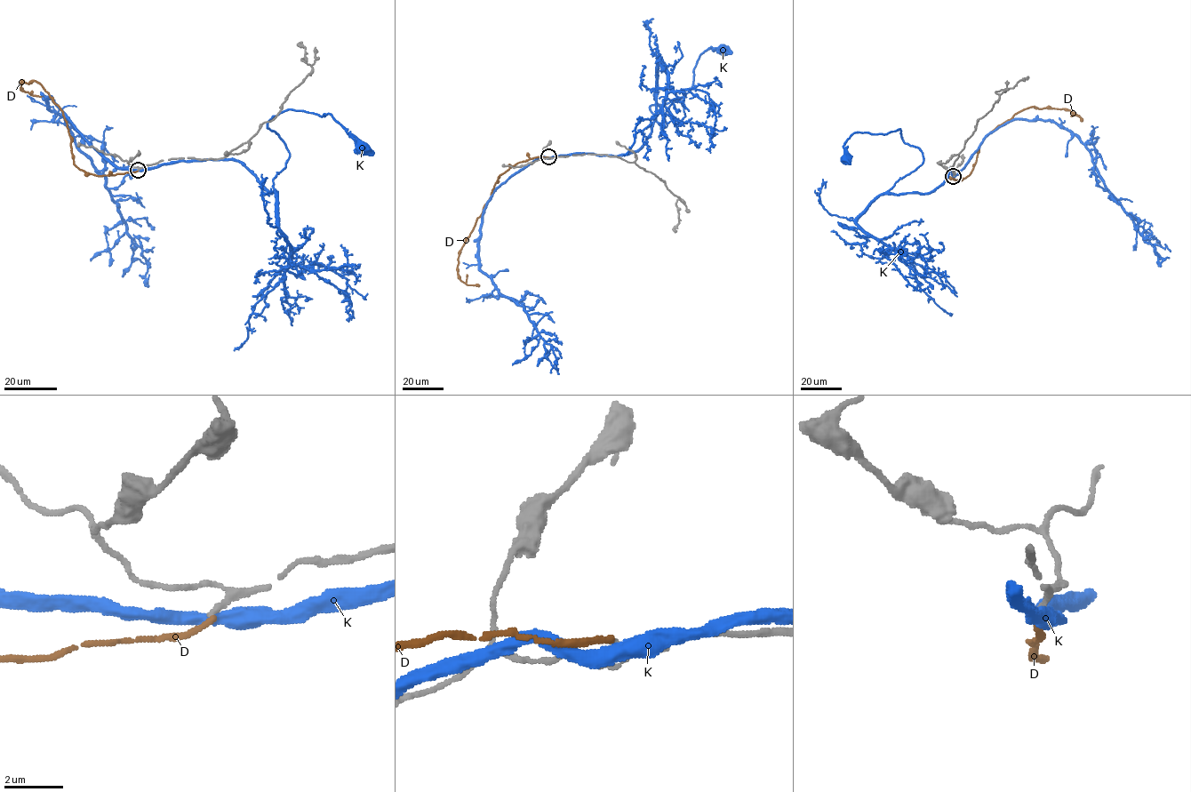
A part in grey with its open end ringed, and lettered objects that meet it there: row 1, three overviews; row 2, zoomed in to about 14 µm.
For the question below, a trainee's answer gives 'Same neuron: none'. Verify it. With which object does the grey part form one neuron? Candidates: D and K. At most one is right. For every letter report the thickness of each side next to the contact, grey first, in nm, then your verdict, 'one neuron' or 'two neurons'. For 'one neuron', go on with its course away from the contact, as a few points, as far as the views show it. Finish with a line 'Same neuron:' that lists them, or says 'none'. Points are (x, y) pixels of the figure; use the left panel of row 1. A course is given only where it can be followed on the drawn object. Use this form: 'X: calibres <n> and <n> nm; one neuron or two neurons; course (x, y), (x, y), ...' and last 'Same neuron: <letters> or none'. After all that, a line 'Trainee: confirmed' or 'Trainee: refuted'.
D: calibres 140 and 200 nm; two neurons
K: calibres 170 and 460 nm; two neurons
Same neuron: none
Trainee: confirmed

